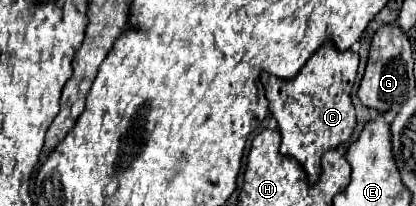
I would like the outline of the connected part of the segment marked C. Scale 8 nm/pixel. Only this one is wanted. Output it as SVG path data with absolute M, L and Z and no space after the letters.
M327 40L311 60L297 72L295 78L281 80L269 72L261 72L269 110L279 122L283 136L281 154L289 154L299 160L309 176L309 184L315 184L321 174L321 156L347 142L355 128L355 108L351 102L351 88L357 76L359 54L347 50L339 52L333 40Z

